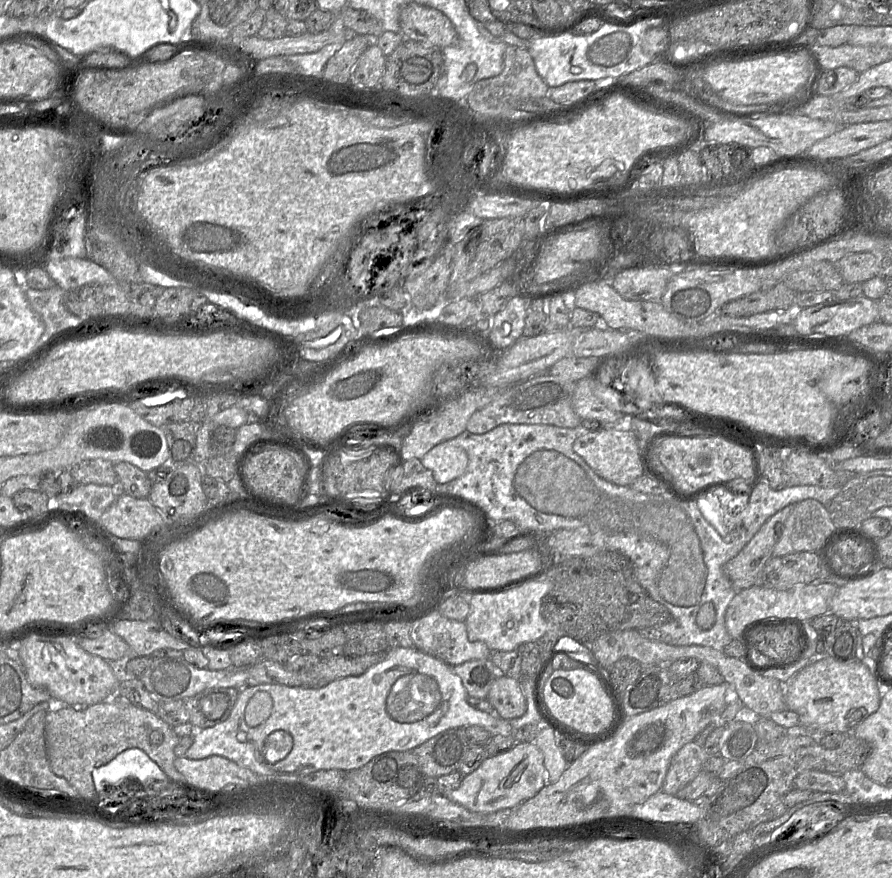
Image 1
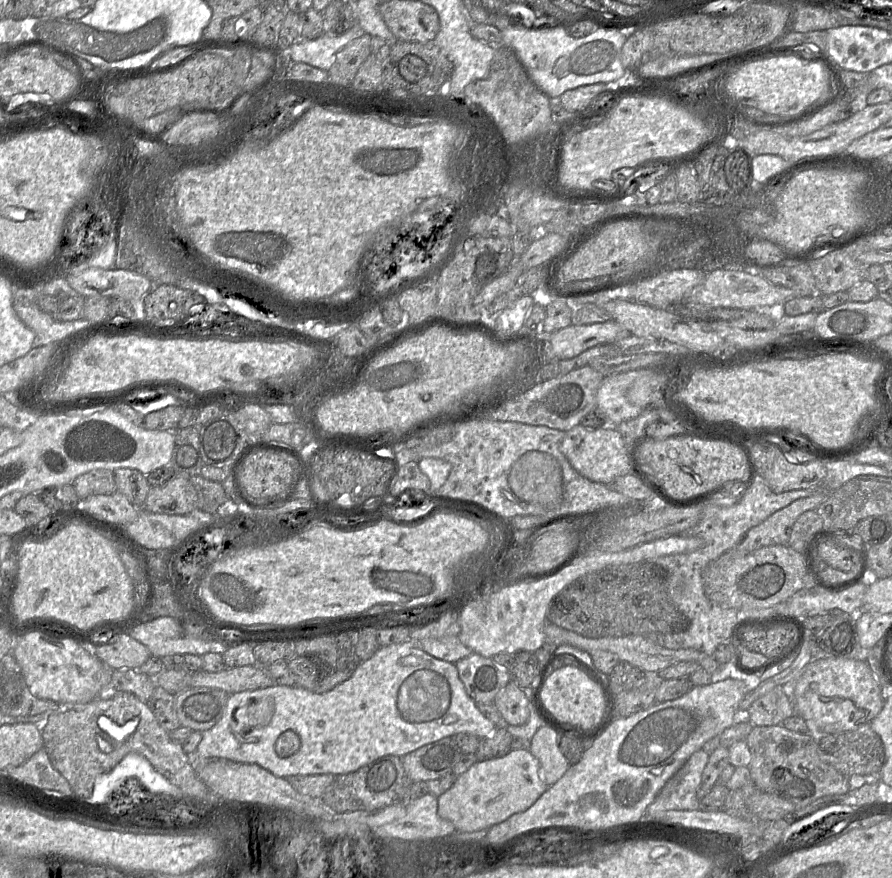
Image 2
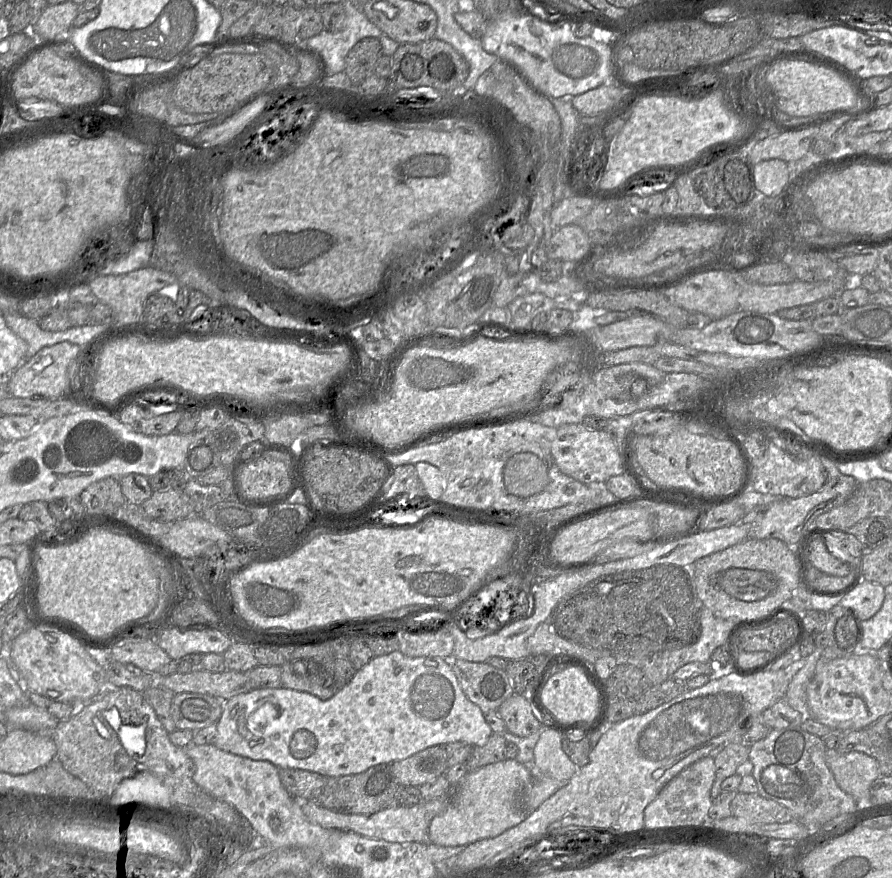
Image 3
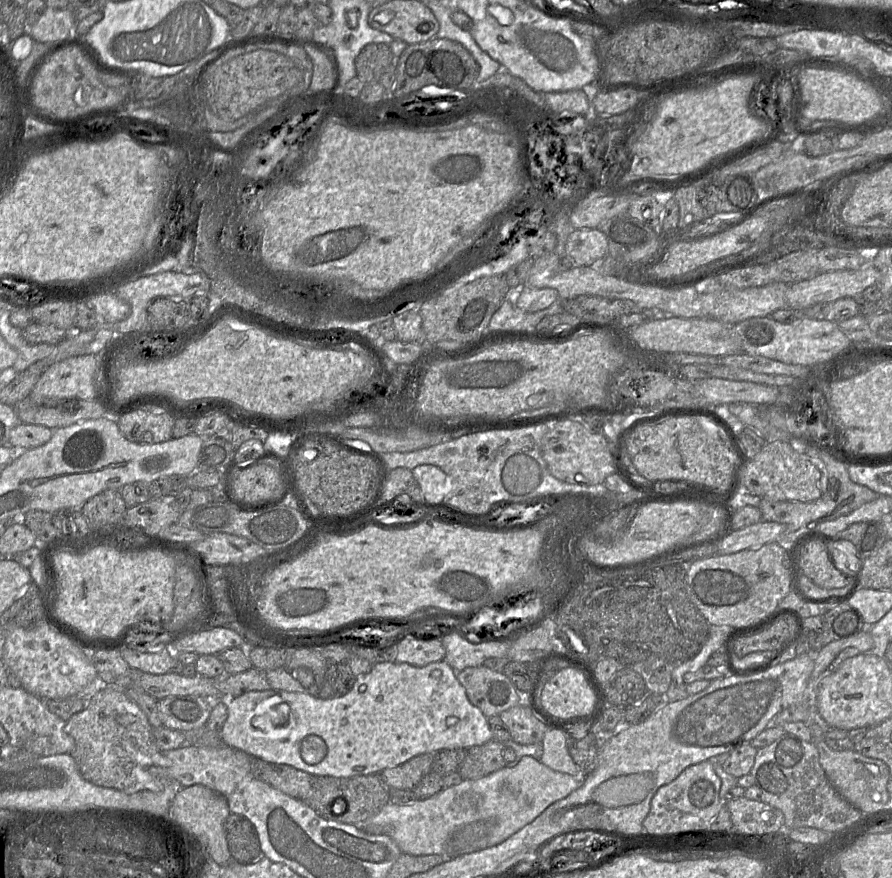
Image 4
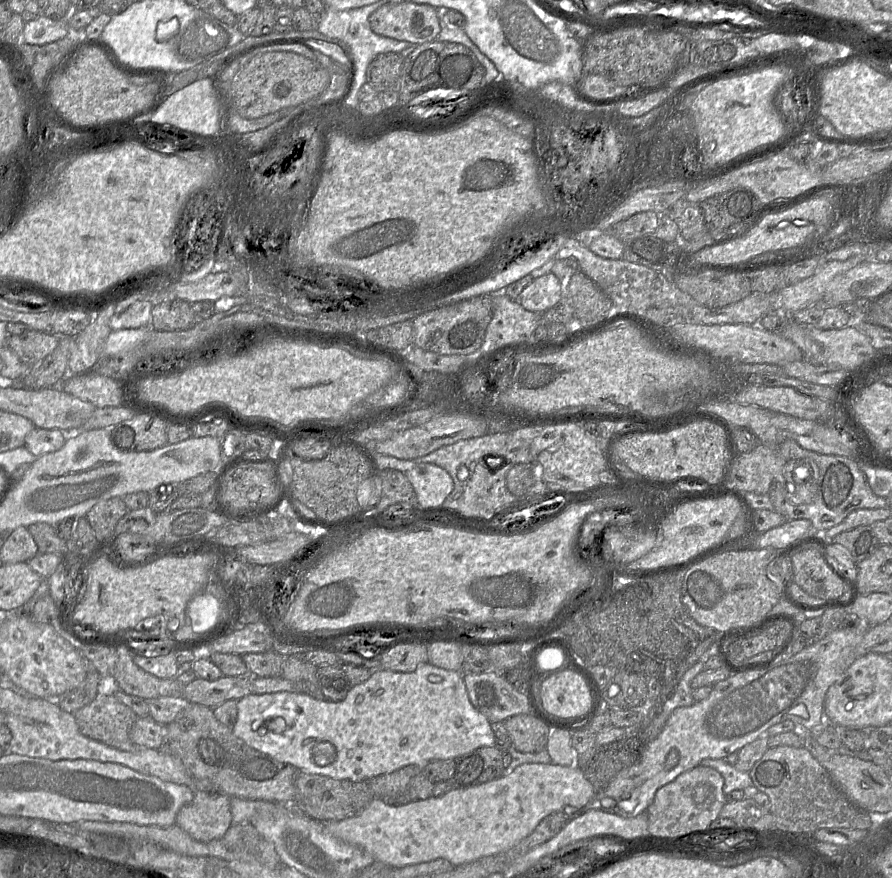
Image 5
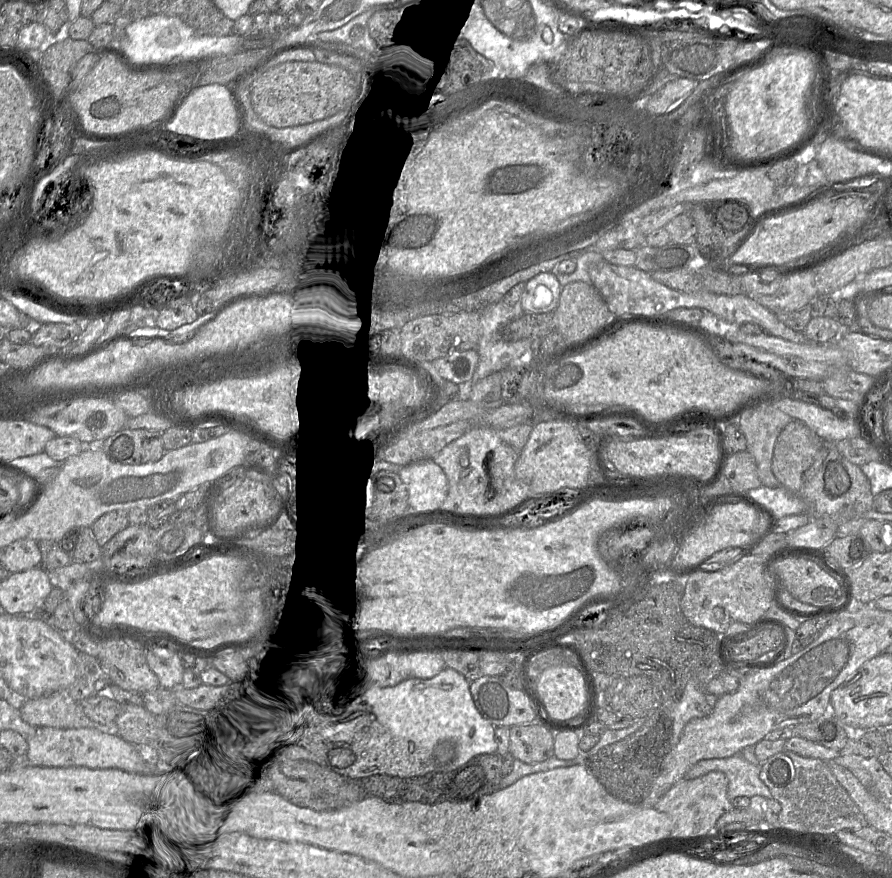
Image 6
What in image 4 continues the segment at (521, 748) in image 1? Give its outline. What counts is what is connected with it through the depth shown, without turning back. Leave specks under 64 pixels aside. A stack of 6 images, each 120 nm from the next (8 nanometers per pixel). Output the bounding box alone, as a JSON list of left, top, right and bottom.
[360,756,582,857]

